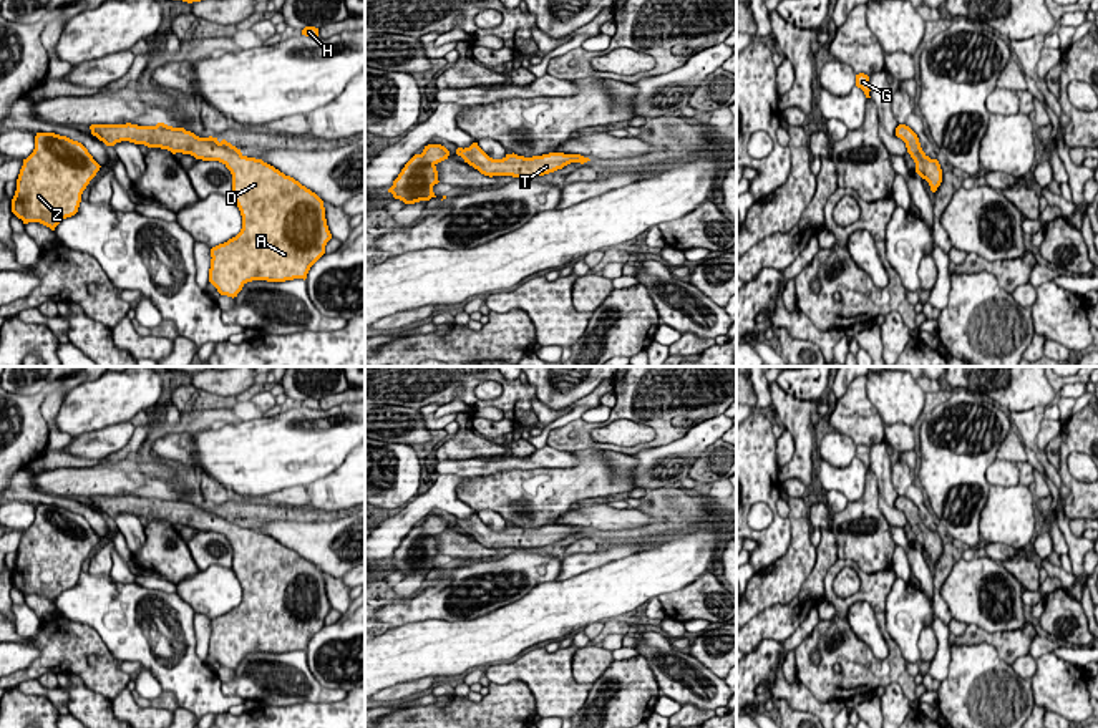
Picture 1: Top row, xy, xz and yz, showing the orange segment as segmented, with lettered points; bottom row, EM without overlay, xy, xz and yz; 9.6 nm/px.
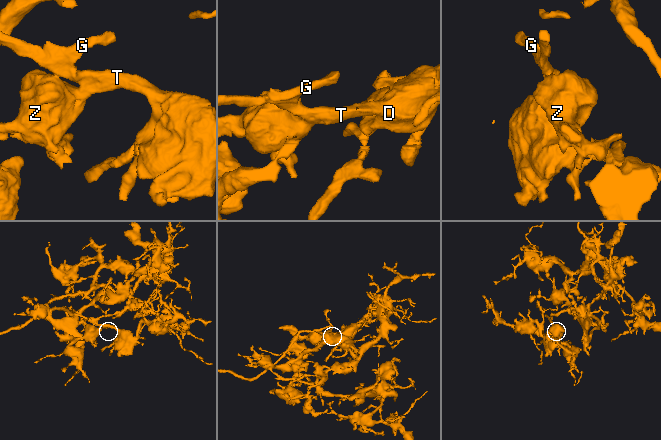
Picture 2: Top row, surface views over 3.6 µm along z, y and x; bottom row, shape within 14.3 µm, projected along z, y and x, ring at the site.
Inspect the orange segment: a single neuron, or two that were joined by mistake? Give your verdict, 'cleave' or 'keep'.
keep

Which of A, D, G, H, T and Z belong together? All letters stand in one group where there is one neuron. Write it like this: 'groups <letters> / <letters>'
groups A D G H T Z

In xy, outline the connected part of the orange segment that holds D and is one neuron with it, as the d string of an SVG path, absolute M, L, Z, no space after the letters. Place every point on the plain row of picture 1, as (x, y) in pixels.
M164 494L156 497L138 496L91 496L91 506L106 517L121 512L144 516L148 519L168 521L172 526L191 526L202 532L219 532L232 546L232 569L242 587L240 604L224 615L211 620L209 653L221 667L237 668L242 658L252 652L285 653L307 650L310 638L325 625L325 617L332 605L325 590L323 572L295 552L262 531L247 529L222 511L199 509L184 499L172 499Z

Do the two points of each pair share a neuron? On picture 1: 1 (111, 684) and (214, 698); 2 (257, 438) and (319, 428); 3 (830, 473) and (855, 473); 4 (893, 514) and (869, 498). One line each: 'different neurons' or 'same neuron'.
1: different neurons
2: same neuron
3: same neuron
4: different neurons

